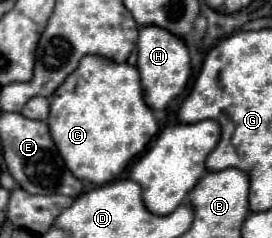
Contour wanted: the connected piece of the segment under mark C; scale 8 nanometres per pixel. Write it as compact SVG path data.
M85 56L81 66L91 72L83 78L81 70L75 70L55 90L50 97L47 124L71 174L79 180L101 186L115 180L125 170L129 160L137 156L159 132L159 126L153 120L153 112L143 102L137 68L109 62L101 56Z

